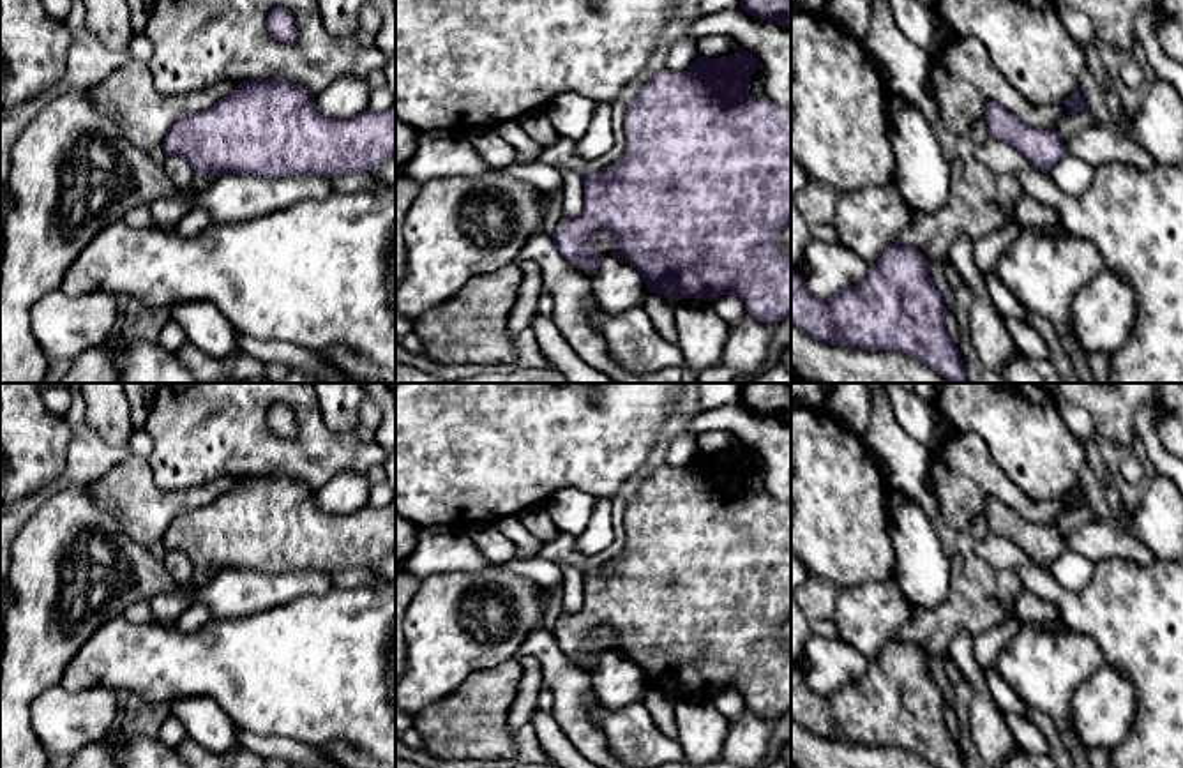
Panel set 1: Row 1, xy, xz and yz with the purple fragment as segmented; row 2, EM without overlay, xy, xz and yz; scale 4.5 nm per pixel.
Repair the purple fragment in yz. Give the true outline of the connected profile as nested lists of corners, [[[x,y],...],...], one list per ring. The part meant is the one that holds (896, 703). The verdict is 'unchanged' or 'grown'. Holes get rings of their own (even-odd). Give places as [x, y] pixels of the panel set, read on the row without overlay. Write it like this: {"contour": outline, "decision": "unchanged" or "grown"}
{"contour": [[[890,641],[867,673],[832,694],[814,692],[800,671],[791,669],[791,720],[830,742],[904,749],[936,768],[966,768],[959,743],[945,717],[946,704],[929,669],[929,655],[913,643]]], "decision": "unchanged"}

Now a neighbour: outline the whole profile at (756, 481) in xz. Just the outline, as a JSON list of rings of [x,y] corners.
[[[756,454],[756,468],[752,470],[752,473],[749,477],[749,494],[754,496],[761,491],[765,491],[765,463]]]

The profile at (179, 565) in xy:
[[[168,551],[164,565],[178,584],[187,586],[192,581],[192,563],[184,553]]]

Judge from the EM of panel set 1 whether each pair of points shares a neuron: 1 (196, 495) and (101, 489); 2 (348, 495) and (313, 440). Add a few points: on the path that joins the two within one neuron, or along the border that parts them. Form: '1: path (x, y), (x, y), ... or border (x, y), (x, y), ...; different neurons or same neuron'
1: path (173, 500), (135, 500), (124, 491); same neuron
2: border (364, 474), (338, 472), (315, 491); different neurons

